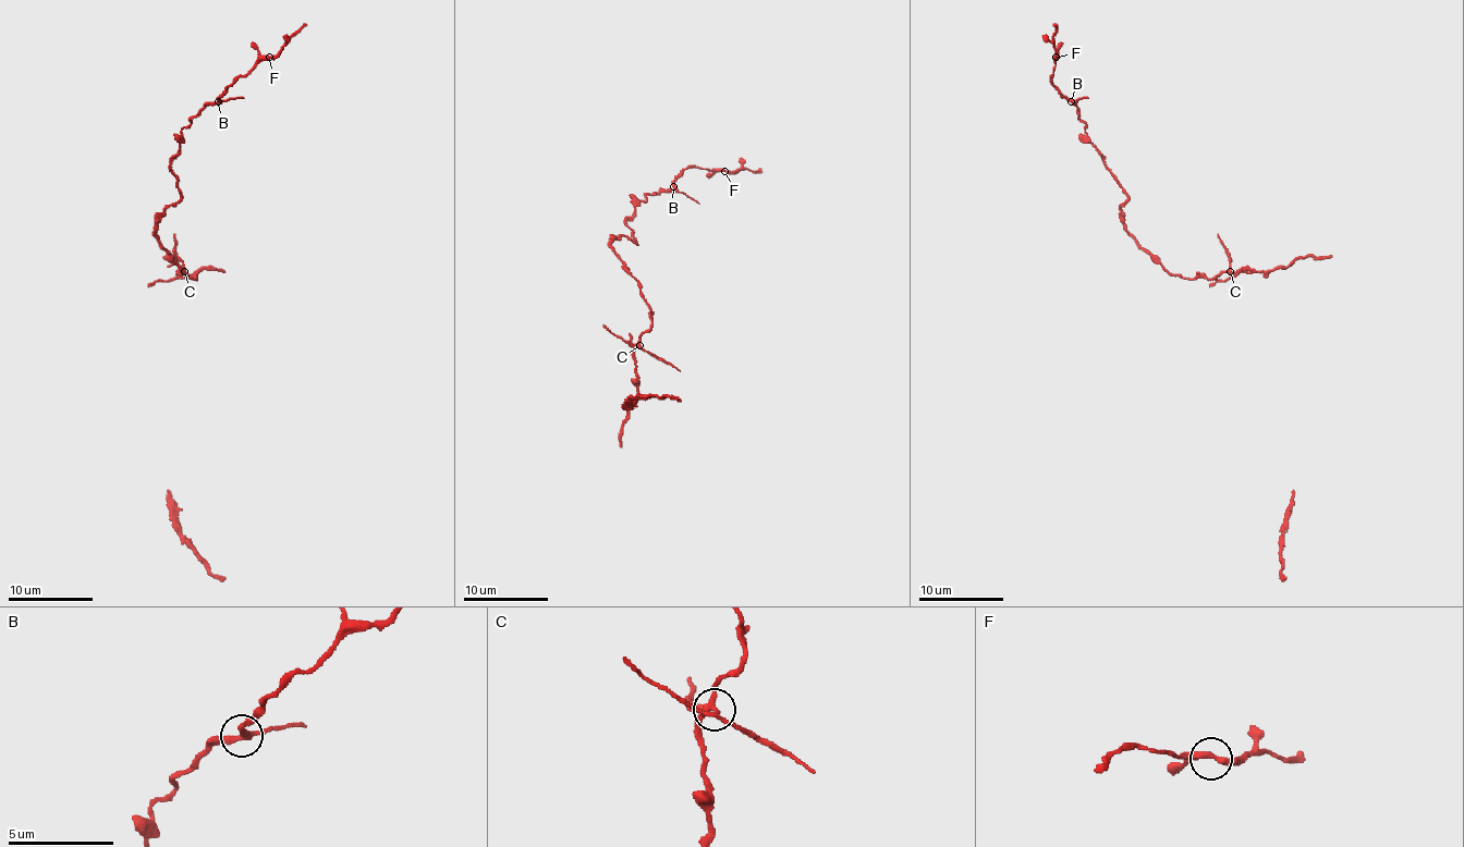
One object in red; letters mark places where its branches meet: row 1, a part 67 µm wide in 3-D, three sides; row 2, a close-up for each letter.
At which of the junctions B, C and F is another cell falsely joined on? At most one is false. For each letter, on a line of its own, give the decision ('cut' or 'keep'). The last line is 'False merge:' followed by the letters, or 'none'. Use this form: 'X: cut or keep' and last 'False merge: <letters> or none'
B: keep
C: cut
F: keep
False merge: C

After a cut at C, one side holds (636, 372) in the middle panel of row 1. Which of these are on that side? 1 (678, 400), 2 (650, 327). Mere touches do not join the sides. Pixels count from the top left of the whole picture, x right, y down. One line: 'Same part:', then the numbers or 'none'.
Same part: 1, 2

